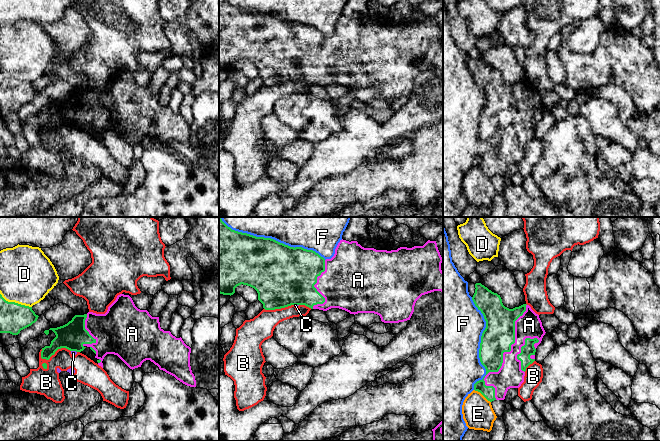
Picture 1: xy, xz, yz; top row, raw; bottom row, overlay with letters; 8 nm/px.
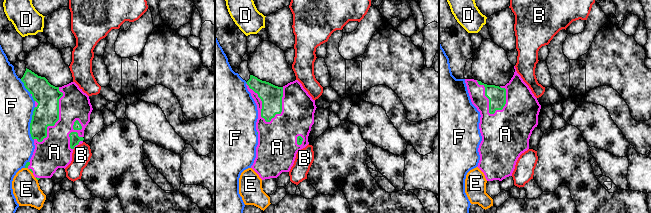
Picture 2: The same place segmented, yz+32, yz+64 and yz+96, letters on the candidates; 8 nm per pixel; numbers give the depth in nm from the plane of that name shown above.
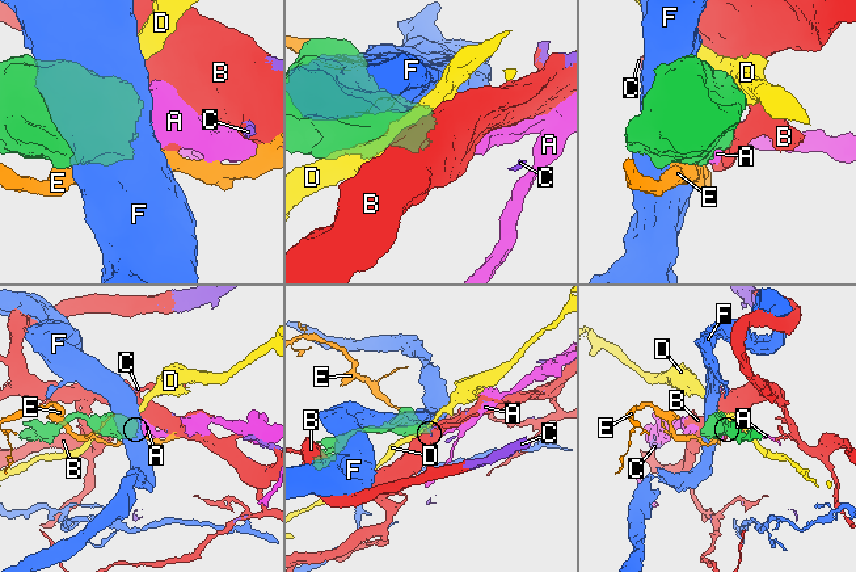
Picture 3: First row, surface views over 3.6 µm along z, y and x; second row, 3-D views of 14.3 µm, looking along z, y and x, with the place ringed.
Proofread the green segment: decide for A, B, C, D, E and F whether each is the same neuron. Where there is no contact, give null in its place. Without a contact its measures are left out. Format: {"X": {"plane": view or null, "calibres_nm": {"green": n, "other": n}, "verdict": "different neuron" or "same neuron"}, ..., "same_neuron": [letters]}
{"A": {"plane": "yz", "calibres_nm": {"green": 260, "other": 200}, "verdict": "same neuron"}, "B": {"plane": "xy", "calibres_nm": {"green": 220, "other": 200}, "verdict": "different neuron"}, "C": {"plane": "xy", "calibres_nm": {"green": 220, "other": 40}, "verdict": "different neuron"}, "D": {"plane": "xy", "calibres_nm": {"green": 240, "other": 440}, "verdict": "different neuron"}, "E": {"plane": "yz", "calibres_nm": {"green": 110, "other": 260}, "verdict": "different neuron"}, "F": {"plane": "xz", "calibres_nm": {"green": 460, "other": 190}, "verdict": "different neuron"}, "same_neuron": ["A"]}

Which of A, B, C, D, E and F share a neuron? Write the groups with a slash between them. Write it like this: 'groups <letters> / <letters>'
groups A / B C / D / E / F

